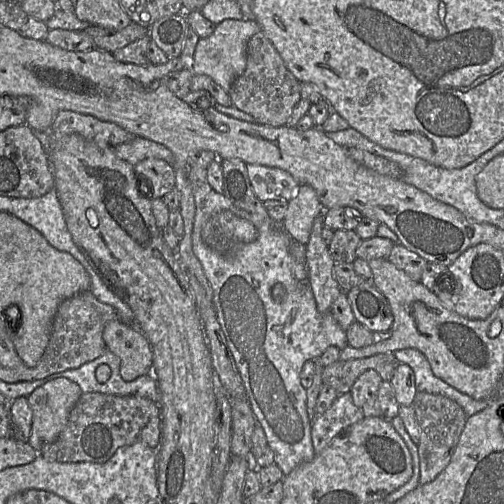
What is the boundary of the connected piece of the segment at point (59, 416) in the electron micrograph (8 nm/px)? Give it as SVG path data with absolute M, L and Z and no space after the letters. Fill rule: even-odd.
M58 378L36 388L27 397L33 414L28 443L36 452L57 439L82 394L77 383Z

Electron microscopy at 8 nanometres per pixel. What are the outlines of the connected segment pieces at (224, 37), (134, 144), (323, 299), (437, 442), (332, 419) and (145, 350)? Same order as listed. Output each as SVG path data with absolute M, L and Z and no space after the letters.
M226 19L220 22L209 37L199 39L191 71L193 74L209 76L228 93L233 82L246 68L248 42L259 31L260 26L255 20Z
M135 137L132 140L120 144L114 148L116 155L135 166L147 158L162 159L169 164L175 164L174 154L164 145L142 137Z
M322 214L315 219L309 241L306 244L306 264L317 310L322 314L327 314L330 313L333 302L343 290L333 274L335 262L329 248L322 240L323 227L326 226Z
M417 391L411 407L415 411L420 429L420 440L417 444L420 465L419 485L424 485L433 481L448 465L468 416L455 401L426 392Z
M350 393L338 395L331 407L312 423L311 439L315 454L321 453L336 436L364 418Z
M121 320L109 321L103 339L107 349L120 358L120 374L125 381L153 373L151 346L136 326Z

